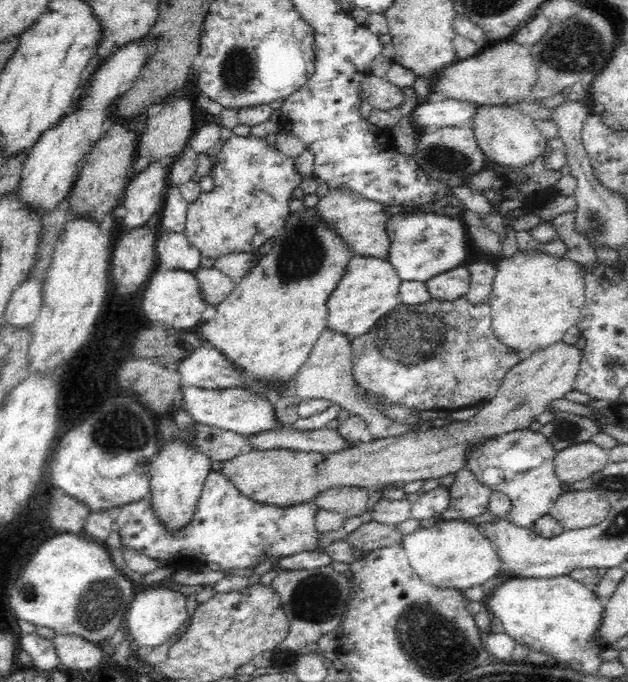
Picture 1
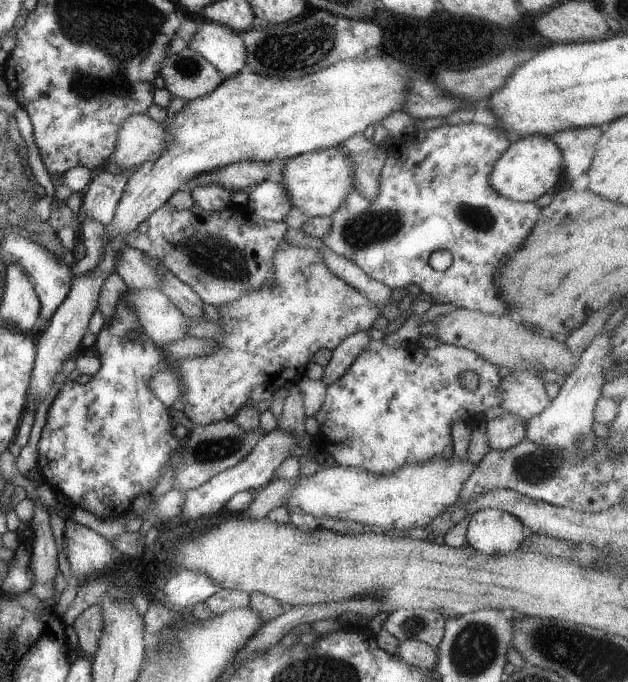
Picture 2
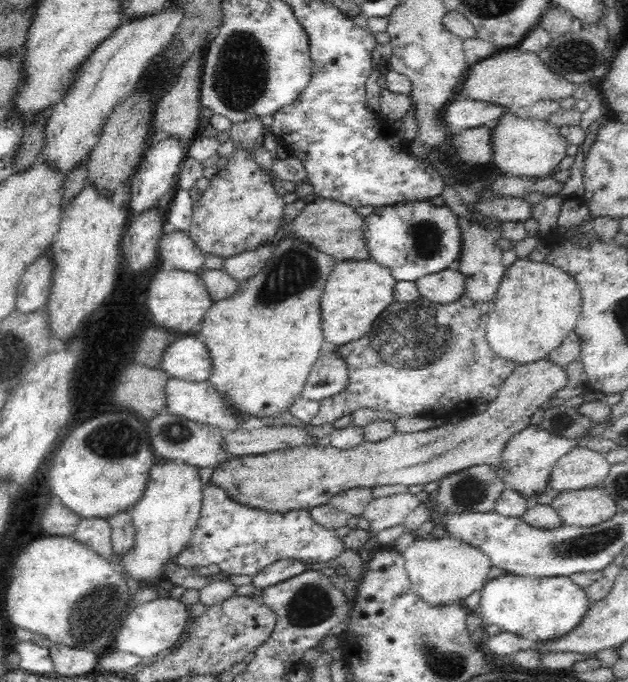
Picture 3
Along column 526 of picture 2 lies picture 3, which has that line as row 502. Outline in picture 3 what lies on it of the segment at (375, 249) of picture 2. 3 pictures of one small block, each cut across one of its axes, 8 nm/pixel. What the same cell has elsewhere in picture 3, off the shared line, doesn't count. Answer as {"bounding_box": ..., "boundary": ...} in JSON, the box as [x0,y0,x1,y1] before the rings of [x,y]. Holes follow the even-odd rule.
{"bounding_box":[173,482,345,576],"boundary":[[[209,482],[203,486],[201,515],[187,547],[173,562],[186,569],[216,564],[229,575],[254,576],[270,564],[298,560],[307,564],[329,562],[345,549],[334,531],[318,524],[309,510],[266,512],[232,500],[223,488]]]}

